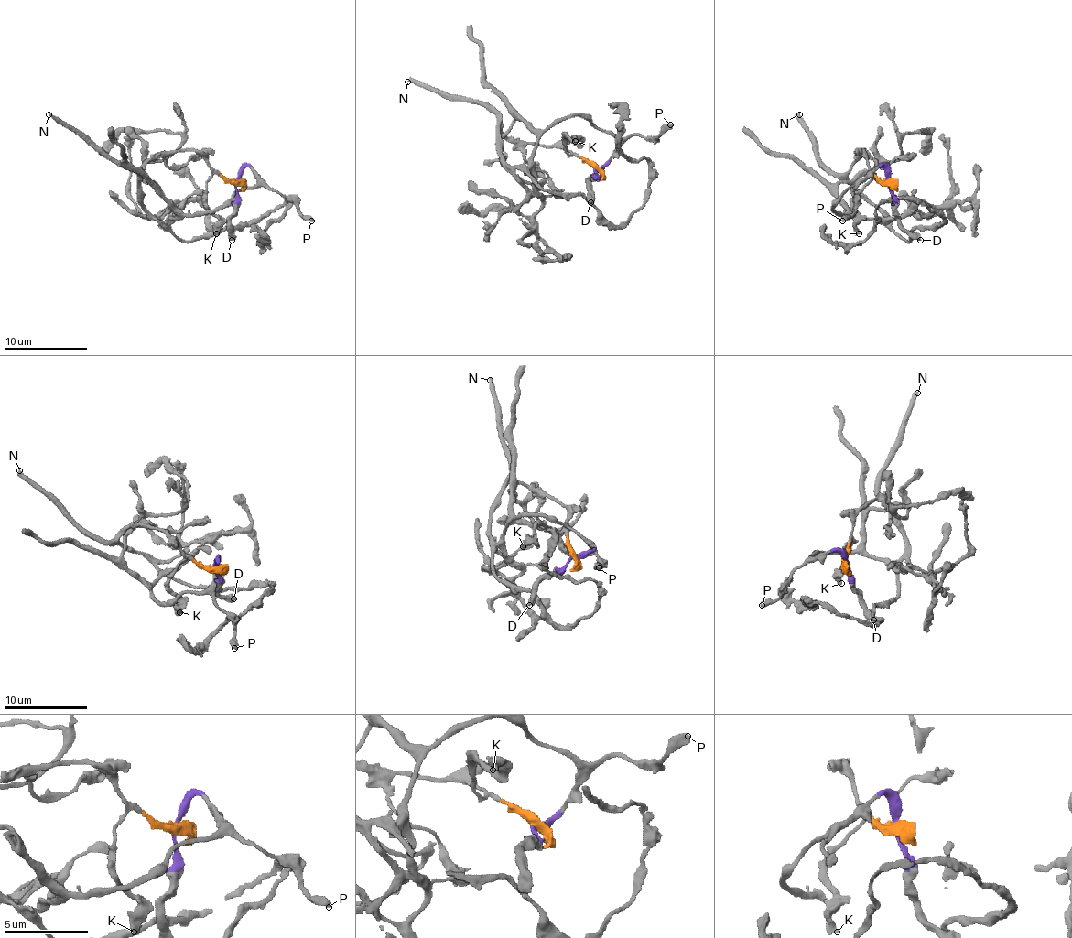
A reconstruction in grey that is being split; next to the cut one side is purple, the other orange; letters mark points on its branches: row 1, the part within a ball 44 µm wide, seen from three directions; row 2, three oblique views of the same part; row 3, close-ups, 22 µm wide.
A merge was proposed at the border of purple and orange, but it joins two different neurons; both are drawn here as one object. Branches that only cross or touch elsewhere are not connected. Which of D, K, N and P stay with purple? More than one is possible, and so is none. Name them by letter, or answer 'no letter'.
D, P

